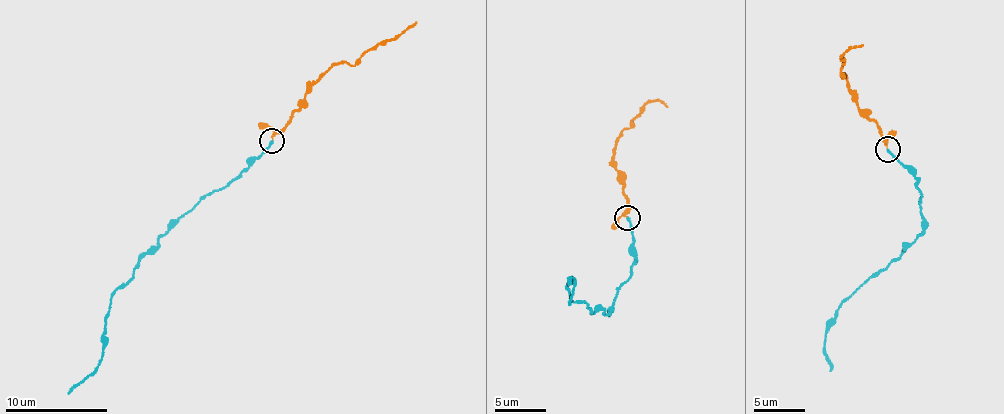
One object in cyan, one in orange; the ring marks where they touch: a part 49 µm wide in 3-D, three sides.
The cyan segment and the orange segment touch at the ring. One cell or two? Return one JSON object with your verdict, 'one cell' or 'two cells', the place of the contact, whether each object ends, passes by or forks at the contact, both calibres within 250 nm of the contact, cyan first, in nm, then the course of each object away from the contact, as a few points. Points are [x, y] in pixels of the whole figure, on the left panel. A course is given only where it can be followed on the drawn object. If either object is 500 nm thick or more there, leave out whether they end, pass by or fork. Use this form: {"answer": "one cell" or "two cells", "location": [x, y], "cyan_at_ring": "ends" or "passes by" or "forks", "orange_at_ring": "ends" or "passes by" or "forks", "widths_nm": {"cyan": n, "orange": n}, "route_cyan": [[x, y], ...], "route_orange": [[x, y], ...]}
{"answer": "one cell", "location": [272, 140], "cyan_at_ring": "ends", "orange_at_ring": "passes by", "widths_nm": {"cyan": 180, "orange": 150}, "route_cyan": [[271, 140], [250, 167], [180, 219], [137, 262], [132, 277], [116, 289], [104, 329], [99, 368], [68, 393]], "route_orange": [[272, 140], [291, 118], [308, 85], [336, 64], [352, 64], [413, 27], [416, 21]]}

